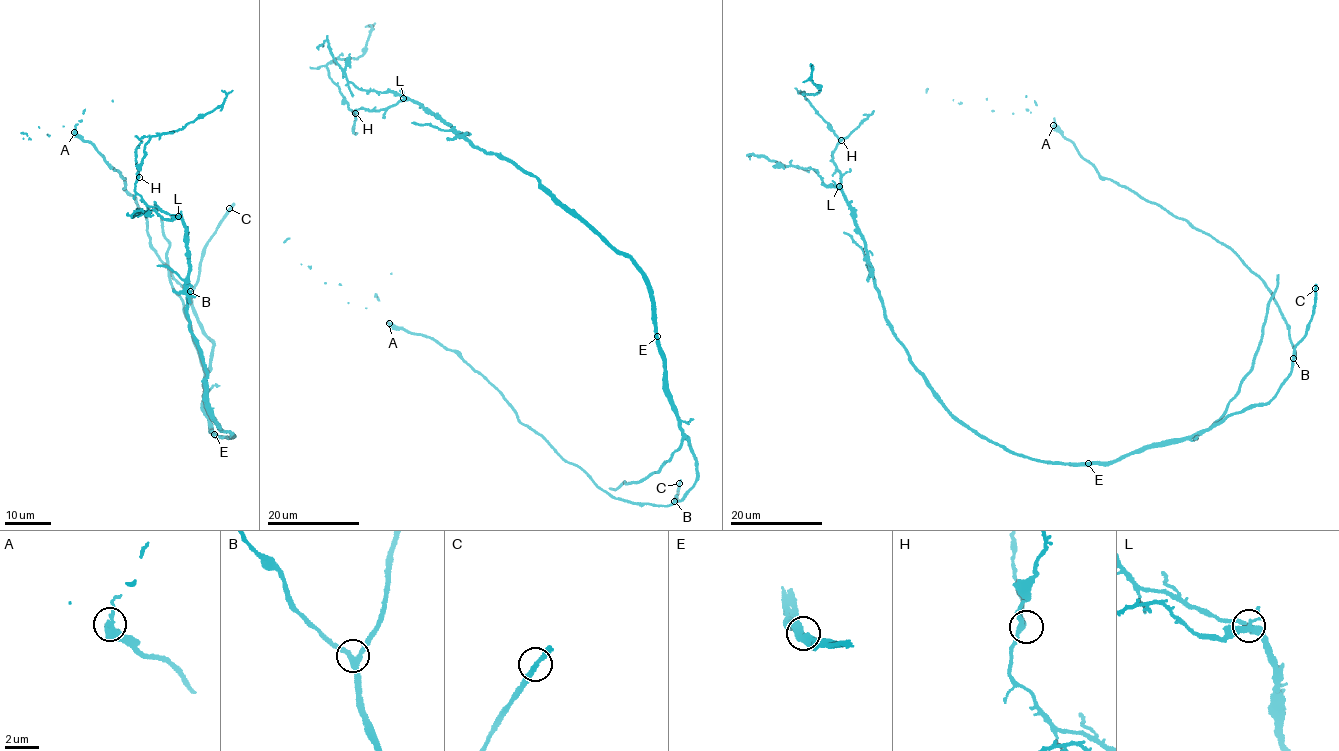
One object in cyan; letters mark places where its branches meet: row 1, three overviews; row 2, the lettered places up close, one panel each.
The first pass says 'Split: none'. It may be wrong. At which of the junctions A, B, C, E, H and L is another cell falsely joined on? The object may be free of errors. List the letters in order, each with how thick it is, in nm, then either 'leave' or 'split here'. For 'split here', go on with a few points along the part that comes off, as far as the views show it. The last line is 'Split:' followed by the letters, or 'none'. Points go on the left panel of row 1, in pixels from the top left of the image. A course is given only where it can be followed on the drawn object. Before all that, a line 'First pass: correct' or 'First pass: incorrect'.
First pass: correct
A: 400 nm thick; leave
B: 280 nm thick; leave
C: 240 nm thick; leave
E: 420 nm thick; leave
H: 200 nm thick; leave
L: 360 nm thick; leave
Split: none

